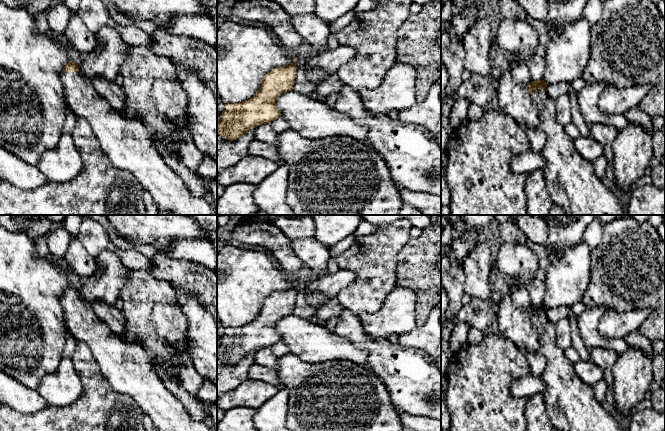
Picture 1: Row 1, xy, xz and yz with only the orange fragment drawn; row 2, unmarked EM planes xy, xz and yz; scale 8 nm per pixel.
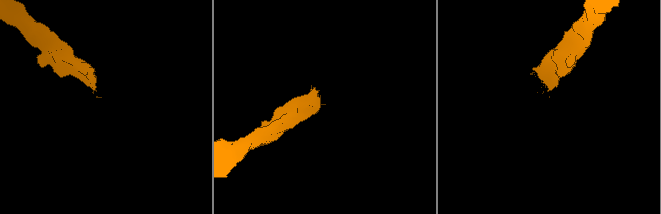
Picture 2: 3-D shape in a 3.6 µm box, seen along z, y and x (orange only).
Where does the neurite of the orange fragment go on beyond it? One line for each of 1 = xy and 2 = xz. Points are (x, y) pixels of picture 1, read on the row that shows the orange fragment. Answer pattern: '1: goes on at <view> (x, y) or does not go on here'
1: goes on at xy (128, 144)
2: does not go on here

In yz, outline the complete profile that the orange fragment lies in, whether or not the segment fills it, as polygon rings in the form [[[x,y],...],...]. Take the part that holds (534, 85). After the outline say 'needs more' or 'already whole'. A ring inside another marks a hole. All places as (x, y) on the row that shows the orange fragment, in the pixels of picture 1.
[[[509,69],[498,74],[496,79],[496,96],[499,109],[516,122],[521,121],[526,127],[537,129],[540,124],[537,107],[531,95],[537,90],[546,89],[544,80],[531,81],[527,86],[516,83]]] | needs more

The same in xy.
[[[69,61],[65,64],[61,80],[65,88],[65,100],[68,108],[76,117],[81,117],[89,123],[102,151],[109,158],[111,164],[122,171],[131,173],[142,188],[150,193],[158,208],[159,215],[217,215],[217,207],[204,197],[193,196],[183,180],[166,164],[156,149],[149,130],[141,122],[121,116],[105,98],[97,93],[93,85],[82,77],[77,63]]] | needs more

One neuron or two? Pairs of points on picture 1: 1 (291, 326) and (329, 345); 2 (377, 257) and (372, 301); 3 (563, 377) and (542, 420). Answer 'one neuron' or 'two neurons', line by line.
1: one neuron
2: one neuron
3: two neurons

